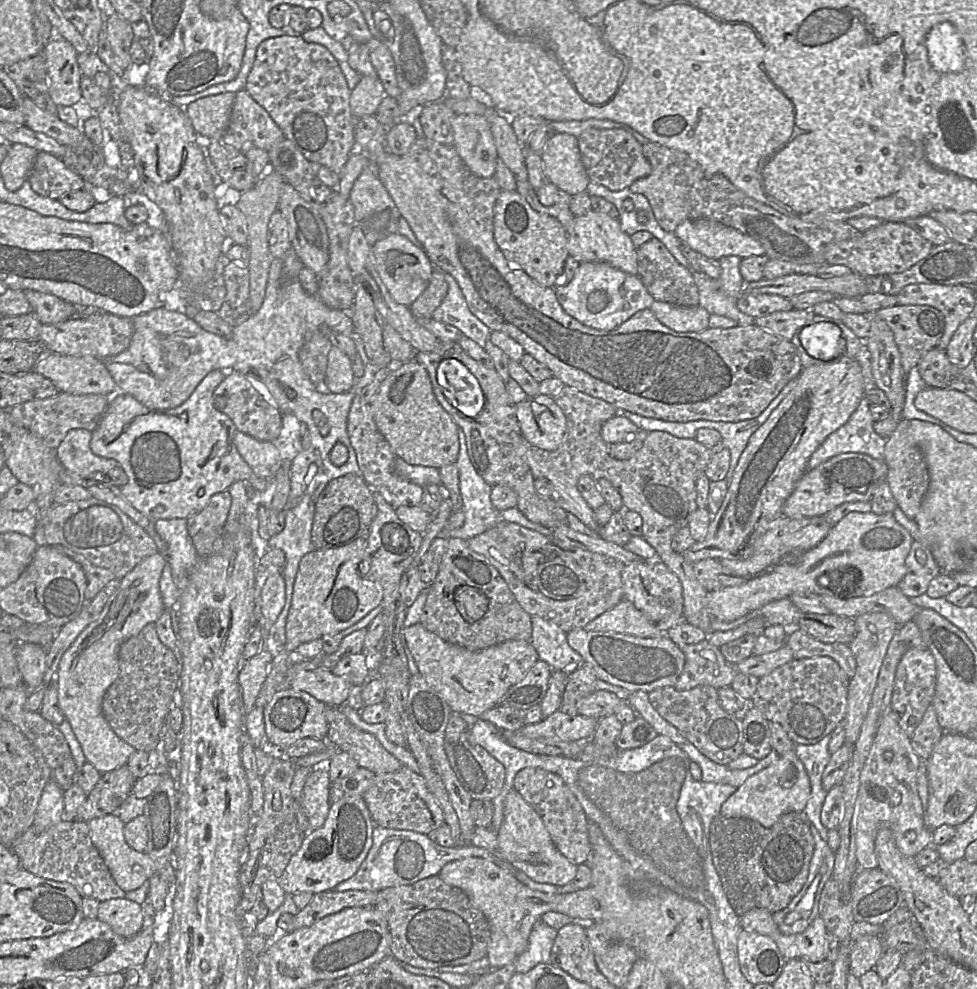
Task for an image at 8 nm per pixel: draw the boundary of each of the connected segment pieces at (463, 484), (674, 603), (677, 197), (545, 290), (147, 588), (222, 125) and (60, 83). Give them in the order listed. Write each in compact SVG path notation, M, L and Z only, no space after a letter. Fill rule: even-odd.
M459 430L460 450L456 461L459 476L459 490L463 501L461 511L465 515L464 523L461 527L454 530L444 530L438 537L441 538L459 538L467 541L477 535L480 535L487 530L496 526L503 521L501 512L497 511L490 499L493 487L485 482L485 480L473 468L466 448L464 434Z
M640 560L626 564L622 570L623 599L628 600L643 612L653 623L675 612L683 612L682 586L678 577L660 560Z
M587 119L582 121L549 122L555 133L568 133L579 137L587 128L622 129L633 134L642 144L644 156L651 165L651 173L634 181L628 188L631 192L644 195L653 210L659 225L667 232L688 219L712 219L733 227L759 241L769 259L779 259L797 264L827 263L825 247L830 243L854 239L861 232L846 221L808 222L782 214L738 189L721 174L707 176L701 166L687 153L652 142L622 123Z
M418 137L406 153L402 155L386 153L376 163L376 169L380 181L394 202L394 207L412 230L416 244L424 250L435 268L450 274L456 280L470 311L491 331L504 332L517 341L524 348L526 354L531 355L538 362L548 367L553 377L561 380L565 386L600 398L617 409L626 410L644 417L669 422L689 422L695 420L739 422L755 418L761 414L784 386L791 380L795 380L803 370L797 348L791 341L785 340L754 324L727 329L707 328L701 332L676 332L662 324L650 309L638 311L627 321L612 330L599 330L580 323L564 311L557 300L555 287L539 285L525 271L513 266L505 258L494 239L494 207L501 189L494 177L480 178L475 176L467 168L453 146L440 144L425 137Z
M156 553L142 560L124 577L117 579L118 588L101 613L64 652L51 684L57 688L58 707L65 720L70 723L87 761L101 773L112 772L126 765L136 751L112 730L103 715L102 700L119 675L120 646L149 623L155 623L166 610L159 588L165 566L165 555Z
M232 92L203 97L185 107L185 113L198 135L217 141L228 127L234 100Z
M54 37L44 48L49 94L58 106L73 106L82 101L82 72L74 46L61 37Z

